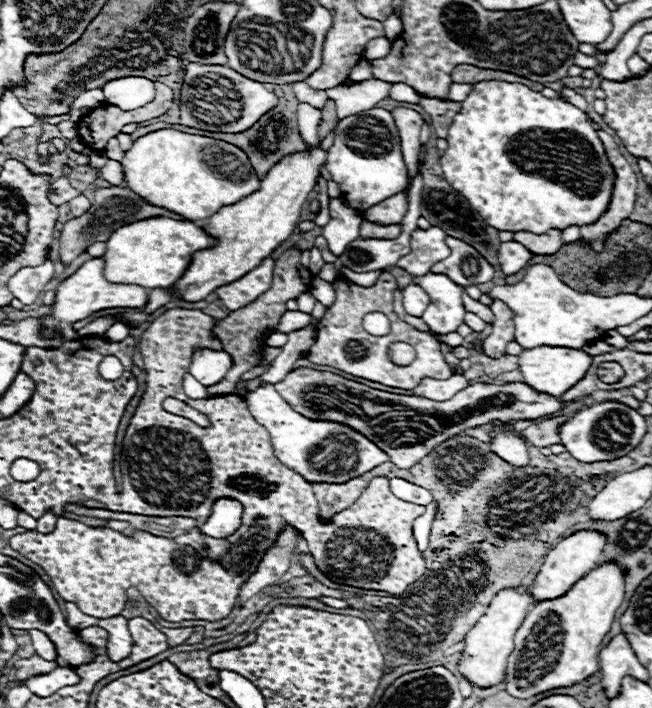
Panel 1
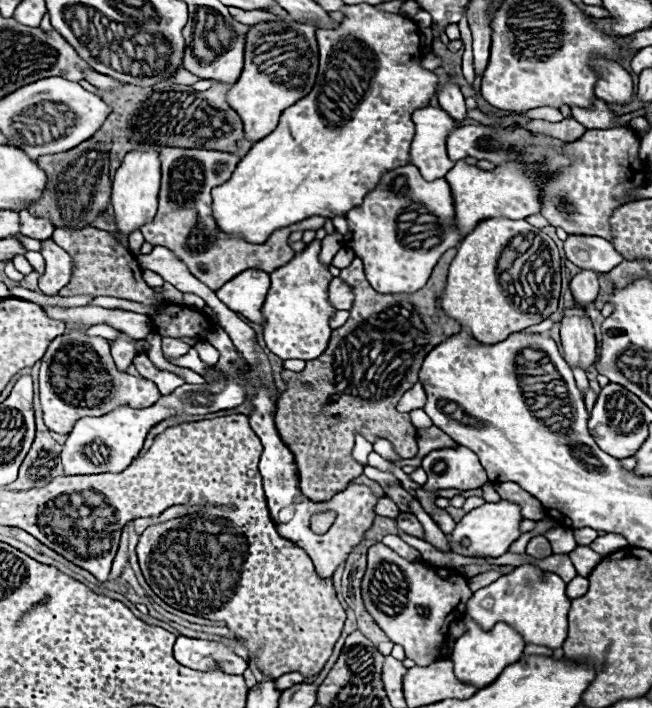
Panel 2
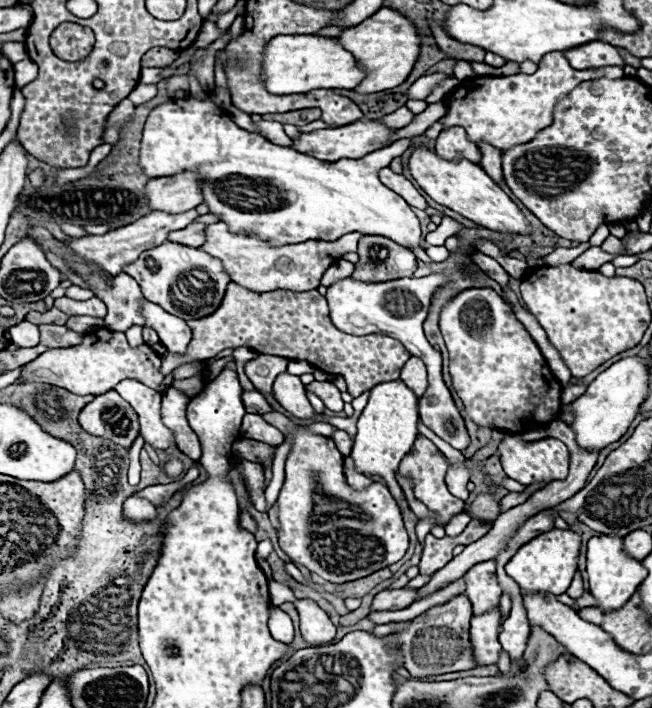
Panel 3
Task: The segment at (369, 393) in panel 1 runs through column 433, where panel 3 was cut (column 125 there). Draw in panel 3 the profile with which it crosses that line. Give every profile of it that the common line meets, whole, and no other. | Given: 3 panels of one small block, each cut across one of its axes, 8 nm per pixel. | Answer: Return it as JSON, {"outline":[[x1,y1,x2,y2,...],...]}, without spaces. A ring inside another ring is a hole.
{"outline":[[114,390,96,396,78,414,80,426,98,438,106,438,122,448,130,448,140,434,138,416,132,406]]}

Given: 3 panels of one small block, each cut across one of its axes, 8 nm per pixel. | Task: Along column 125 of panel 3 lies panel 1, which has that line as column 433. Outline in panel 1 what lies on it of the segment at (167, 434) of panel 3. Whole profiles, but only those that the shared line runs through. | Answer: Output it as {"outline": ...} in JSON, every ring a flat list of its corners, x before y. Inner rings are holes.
{"outline":[[454,374,442,382,422,380,420,386,414,390,414,394,424,396,424,398,432,398,432,400,448,400,468,385,468,380,463,374]]}

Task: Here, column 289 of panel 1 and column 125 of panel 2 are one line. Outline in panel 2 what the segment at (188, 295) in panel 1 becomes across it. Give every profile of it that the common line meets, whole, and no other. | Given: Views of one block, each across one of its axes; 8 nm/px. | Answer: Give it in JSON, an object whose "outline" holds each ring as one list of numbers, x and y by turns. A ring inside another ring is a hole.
{"outline":[[132,150,124,156,120,168,114,174,112,184,112,206,114,222,120,236,130,236,134,230,140,230,150,222,158,210,158,190,160,190,160,156,154,150]]}

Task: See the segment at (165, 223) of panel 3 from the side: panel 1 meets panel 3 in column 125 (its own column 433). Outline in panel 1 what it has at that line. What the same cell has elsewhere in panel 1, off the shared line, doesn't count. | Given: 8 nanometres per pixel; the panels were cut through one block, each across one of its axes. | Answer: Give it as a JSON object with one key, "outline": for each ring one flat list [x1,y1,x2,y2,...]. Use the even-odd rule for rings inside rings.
{"outline":[[430,226,428,230,418,228,416,232,412,232,412,238,410,238,410,244,412,244,410,254,400,258,398,266,402,266,404,270,408,270,414,276,430,274,432,266,436,262,448,258,448,254,450,254,444,238,446,238,446,234,438,226]]}

